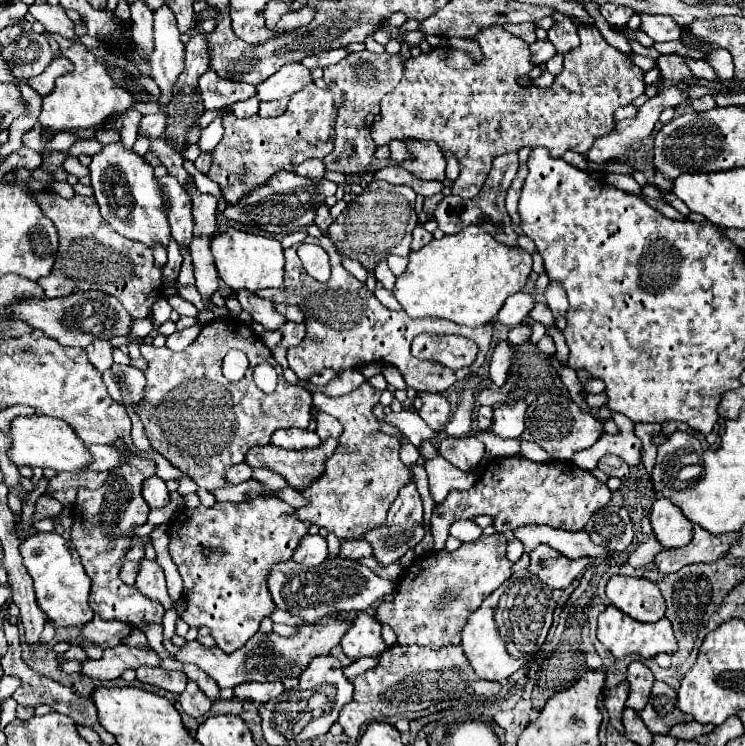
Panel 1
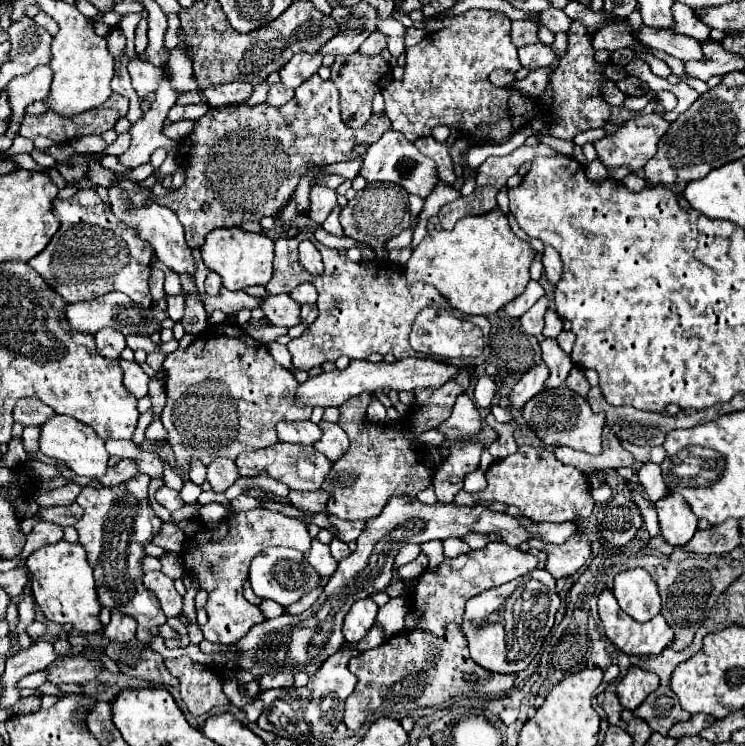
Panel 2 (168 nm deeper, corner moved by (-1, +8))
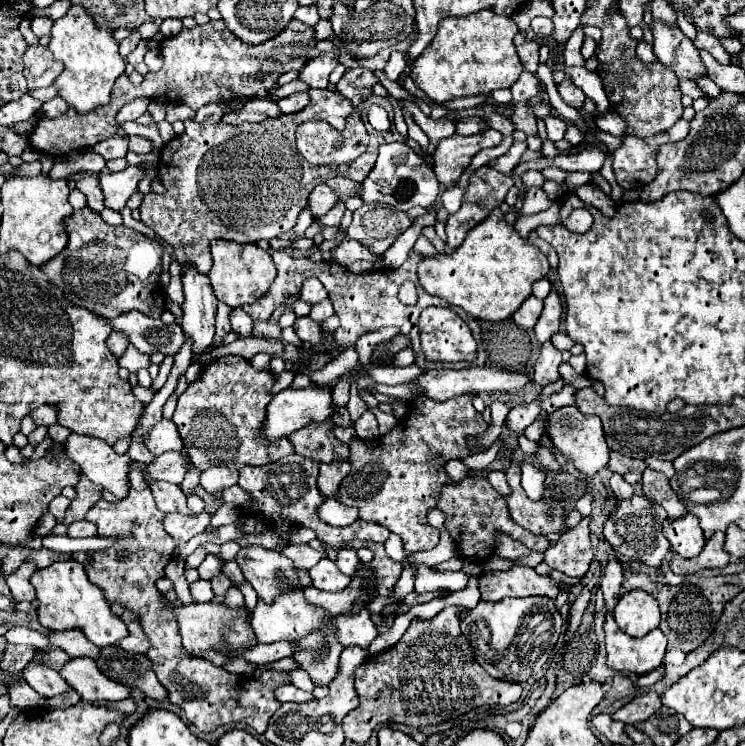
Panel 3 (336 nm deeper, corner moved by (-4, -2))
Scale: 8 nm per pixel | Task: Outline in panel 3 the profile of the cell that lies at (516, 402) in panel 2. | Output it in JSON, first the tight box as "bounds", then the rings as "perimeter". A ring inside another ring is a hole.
{"bounds":[533,342,561,386],"perimeter":[[[545,342],[541,346],[541,354],[535,364],[535,376],[533,376],[535,384],[547,386],[555,382],[559,378],[559,372],[557,372],[559,364],[561,364],[561,352],[551,342]]]}

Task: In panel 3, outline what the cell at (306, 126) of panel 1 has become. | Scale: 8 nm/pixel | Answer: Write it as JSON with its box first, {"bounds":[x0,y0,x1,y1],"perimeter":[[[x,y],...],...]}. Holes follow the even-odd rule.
{"bounds":[139,88,407,274],"perimeter":[[[311,88],[309,96],[311,102],[305,110],[259,124],[245,122],[241,126],[231,126],[225,122],[209,124],[185,120],[185,132],[171,138],[161,148],[157,176],[165,186],[165,192],[145,194],[139,212],[141,222],[149,226],[155,236],[163,238],[169,246],[175,248],[175,258],[181,266],[181,272],[187,266],[193,266],[201,274],[209,272],[209,242],[213,238],[255,242],[283,236],[295,226],[299,212],[307,206],[305,200],[313,186],[339,174],[349,180],[363,182],[375,164],[381,144],[407,142],[407,136],[399,134],[393,122],[390,123],[393,110],[385,109],[385,106],[390,105],[384,104],[384,101],[388,102],[384,98],[371,104],[377,98],[369,96],[359,108],[355,108],[353,102],[339,92]],[[355,110],[361,114],[367,112],[370,126],[365,127],[368,134],[371,129],[371,144],[363,156],[345,166],[313,166],[303,156],[299,156],[295,146],[295,128],[301,122],[327,120],[333,128],[343,130],[345,120]]]}

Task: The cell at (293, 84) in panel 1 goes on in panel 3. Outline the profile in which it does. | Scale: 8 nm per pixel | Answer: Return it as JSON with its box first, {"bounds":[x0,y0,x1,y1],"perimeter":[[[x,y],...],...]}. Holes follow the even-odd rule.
{"bounds":[301,50,339,88],"perimeter":[[[329,50],[305,64],[301,70],[301,80],[307,82],[311,88],[327,88],[329,84],[329,74],[335,70],[339,64],[339,54],[337,50]]]}

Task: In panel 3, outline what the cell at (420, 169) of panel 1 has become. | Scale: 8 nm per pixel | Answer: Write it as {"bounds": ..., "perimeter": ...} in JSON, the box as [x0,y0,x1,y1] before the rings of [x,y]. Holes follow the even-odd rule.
{"bounds":[433,130,503,188],"perimeter":[[[483,130],[475,136],[451,136],[439,142],[433,152],[435,176],[445,188],[453,188],[459,176],[469,168],[473,156],[483,150],[501,144],[503,136],[497,130]]]}

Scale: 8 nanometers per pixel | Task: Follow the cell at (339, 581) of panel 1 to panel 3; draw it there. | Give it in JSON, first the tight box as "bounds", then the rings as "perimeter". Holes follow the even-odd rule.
{"bounds":[235,546,299,604],"perimeter":[[[261,546],[241,548],[235,556],[245,580],[249,580],[261,600],[267,604],[287,590],[299,590],[299,580],[293,562],[273,550]]]}

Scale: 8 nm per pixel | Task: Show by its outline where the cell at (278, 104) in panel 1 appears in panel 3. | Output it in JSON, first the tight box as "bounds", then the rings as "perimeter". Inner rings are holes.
{"bounds":[277,92,309,114],"perimeter":[[[297,92],[297,94],[291,94],[283,100],[279,100],[277,104],[283,110],[283,114],[293,114],[293,112],[299,112],[301,108],[305,108],[309,104],[309,94],[307,92]]]}

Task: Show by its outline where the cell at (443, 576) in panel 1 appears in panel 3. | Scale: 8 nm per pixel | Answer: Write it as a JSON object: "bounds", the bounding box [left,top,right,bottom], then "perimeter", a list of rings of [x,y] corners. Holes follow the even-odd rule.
{"bounds":[479,566,559,602],"perimeter":[[[513,566],[507,572],[491,572],[479,578],[481,600],[497,602],[503,598],[545,596],[555,600],[559,586],[551,576],[541,576],[529,566]]]}

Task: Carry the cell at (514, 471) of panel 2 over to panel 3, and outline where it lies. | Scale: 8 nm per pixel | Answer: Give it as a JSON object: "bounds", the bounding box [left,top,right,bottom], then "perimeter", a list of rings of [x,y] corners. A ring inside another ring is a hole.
{"bounds":[507,464,563,534],"perimeter":[[[511,464],[507,470],[507,482],[513,488],[513,494],[507,500],[511,518],[533,534],[549,534],[563,530],[563,500],[529,500],[525,490],[521,488],[521,466]],[[547,510],[553,510],[555,516],[549,518]]]}

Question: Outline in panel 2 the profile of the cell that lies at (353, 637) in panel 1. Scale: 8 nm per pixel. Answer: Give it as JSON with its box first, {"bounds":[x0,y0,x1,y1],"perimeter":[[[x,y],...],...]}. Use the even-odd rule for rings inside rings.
{"bounds":[342,598,378,644],"perimeter":[[[372,598],[356,600],[344,618],[342,632],[344,632],[346,642],[352,642],[352,644],[360,642],[368,634],[368,630],[374,626],[376,612],[378,612],[378,606]]]}

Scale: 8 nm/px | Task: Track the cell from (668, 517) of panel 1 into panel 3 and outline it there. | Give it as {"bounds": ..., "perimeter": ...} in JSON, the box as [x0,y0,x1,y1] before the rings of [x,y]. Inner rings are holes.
{"bounds":[663,512,705,558],"perimeter":[[[691,512],[677,520],[665,520],[663,532],[665,538],[671,542],[673,552],[683,558],[697,556],[705,546],[705,534],[699,526],[697,516],[693,516]]]}

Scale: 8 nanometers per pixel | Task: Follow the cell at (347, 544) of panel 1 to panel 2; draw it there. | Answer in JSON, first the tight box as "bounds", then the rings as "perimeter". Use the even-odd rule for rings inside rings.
{"bounds":[330,538,350,562],"perimeter":[[[332,538],[332,542],[330,542],[330,550],[332,550],[332,556],[340,562],[342,558],[346,558],[346,556],[350,556],[350,548],[348,548],[348,544],[346,542],[338,542],[338,538]]]}

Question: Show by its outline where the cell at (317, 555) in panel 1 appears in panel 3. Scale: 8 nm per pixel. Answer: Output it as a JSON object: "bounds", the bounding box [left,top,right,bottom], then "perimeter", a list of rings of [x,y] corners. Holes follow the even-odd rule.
{"bounds":[309,558,351,592],"perimeter":[[[323,558],[315,568],[309,570],[309,576],[313,580],[313,586],[319,590],[327,590],[327,592],[341,592],[349,586],[351,578],[345,576],[333,560]]]}

